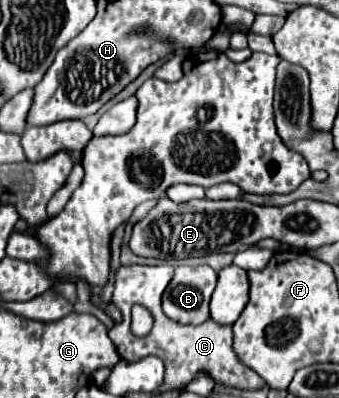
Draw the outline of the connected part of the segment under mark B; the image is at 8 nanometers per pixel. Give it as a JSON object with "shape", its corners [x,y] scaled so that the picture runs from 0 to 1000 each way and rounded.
{"shape":[[[528,668],[481,734],[481,784],[528,814],[599,814],[617,799],[617,754],[640,683],[622,668]]]}

